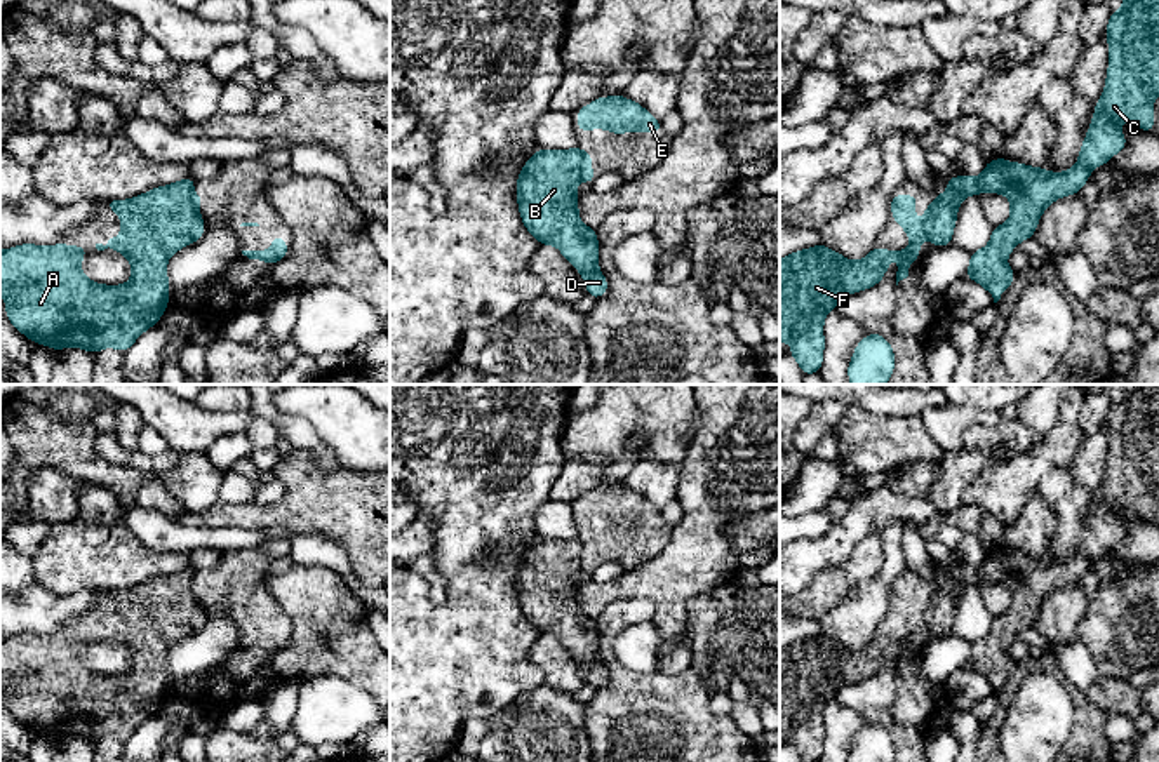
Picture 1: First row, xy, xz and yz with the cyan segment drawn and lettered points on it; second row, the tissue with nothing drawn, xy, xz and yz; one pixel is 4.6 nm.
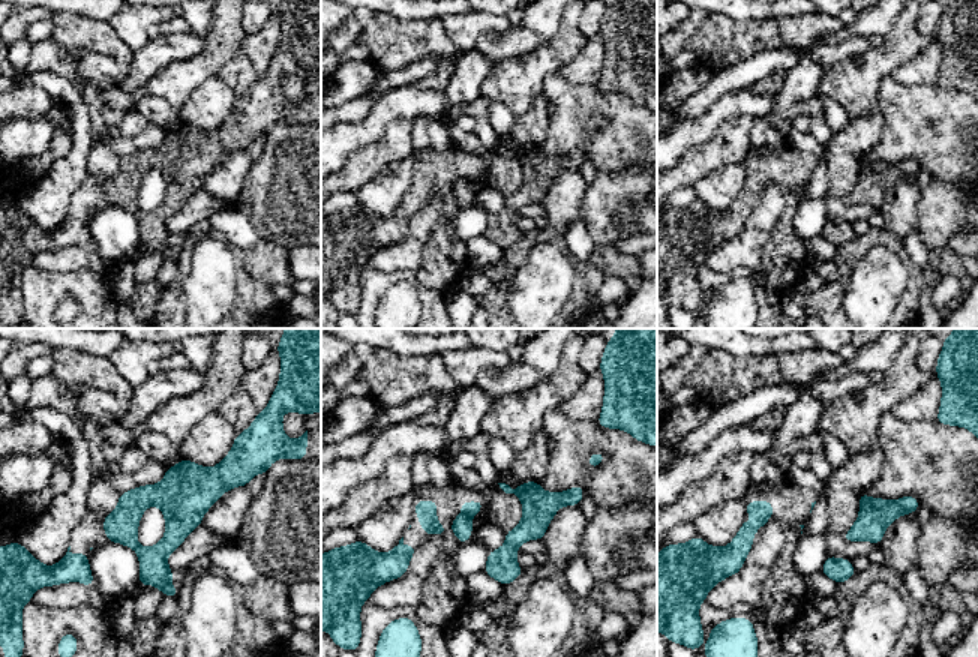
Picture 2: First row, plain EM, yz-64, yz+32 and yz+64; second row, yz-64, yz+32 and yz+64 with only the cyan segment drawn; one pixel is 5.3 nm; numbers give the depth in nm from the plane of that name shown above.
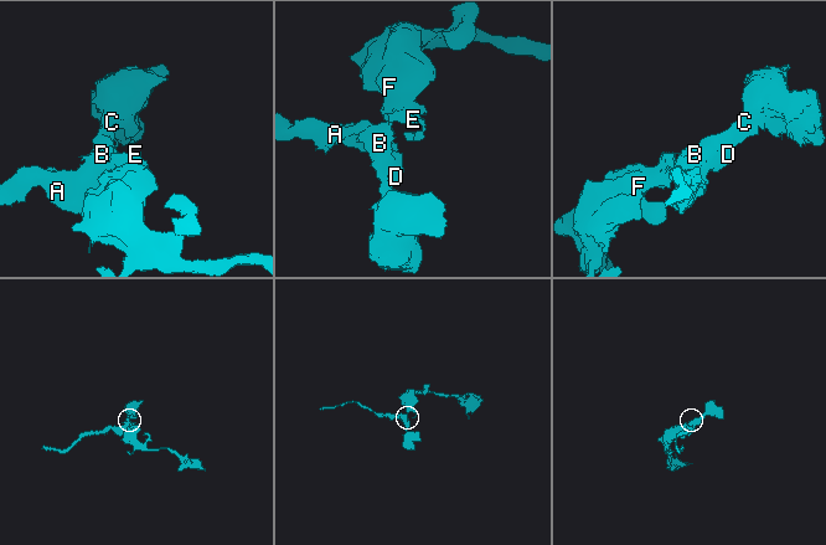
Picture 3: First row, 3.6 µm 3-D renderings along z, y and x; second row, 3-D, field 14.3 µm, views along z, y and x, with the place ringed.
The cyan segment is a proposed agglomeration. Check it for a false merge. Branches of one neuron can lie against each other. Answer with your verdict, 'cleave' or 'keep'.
cleave

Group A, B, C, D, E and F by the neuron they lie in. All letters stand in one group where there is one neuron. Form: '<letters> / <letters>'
A B C D / E F

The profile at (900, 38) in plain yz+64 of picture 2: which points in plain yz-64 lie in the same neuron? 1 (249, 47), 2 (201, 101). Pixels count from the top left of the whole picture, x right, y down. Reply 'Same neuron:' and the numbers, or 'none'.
Same neuron: none

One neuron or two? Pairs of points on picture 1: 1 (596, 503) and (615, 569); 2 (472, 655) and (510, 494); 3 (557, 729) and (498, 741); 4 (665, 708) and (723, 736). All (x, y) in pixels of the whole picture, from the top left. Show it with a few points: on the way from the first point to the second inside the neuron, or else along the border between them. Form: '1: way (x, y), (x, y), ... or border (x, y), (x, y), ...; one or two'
1: border (625, 569), (618, 562), (601, 562), (589, 574); two
2: way (472, 614), (468, 562), (481, 534); one
3: way (543, 736), (540, 740), (512, 740); one
4: way (679, 721), (695, 736), (709, 736); one

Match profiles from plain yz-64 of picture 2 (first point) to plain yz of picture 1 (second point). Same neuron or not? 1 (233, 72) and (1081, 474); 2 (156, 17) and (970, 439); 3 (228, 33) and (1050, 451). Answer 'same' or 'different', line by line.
1: different
2: different
3: same

